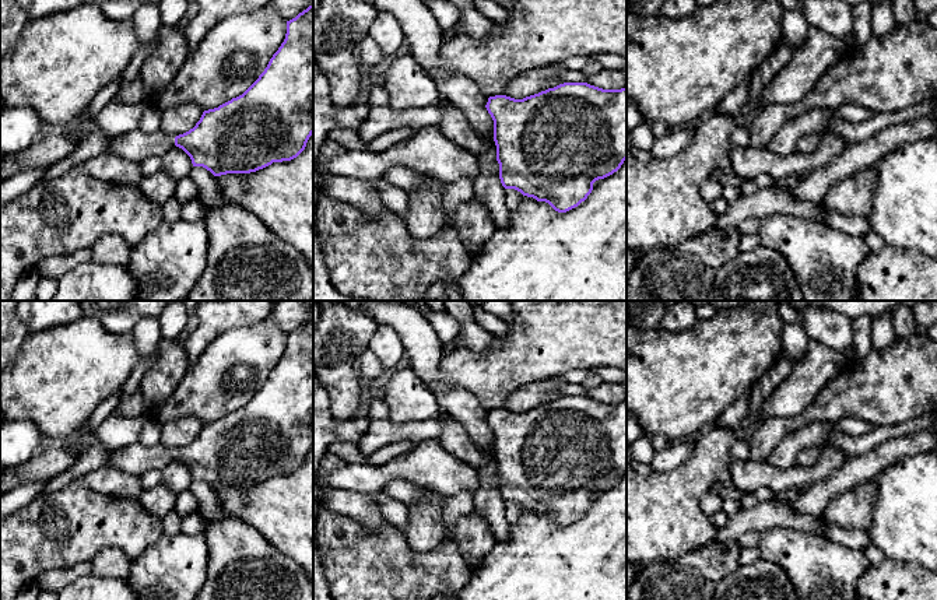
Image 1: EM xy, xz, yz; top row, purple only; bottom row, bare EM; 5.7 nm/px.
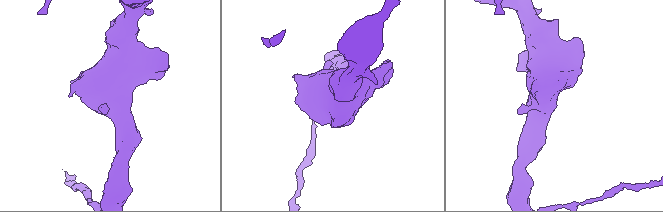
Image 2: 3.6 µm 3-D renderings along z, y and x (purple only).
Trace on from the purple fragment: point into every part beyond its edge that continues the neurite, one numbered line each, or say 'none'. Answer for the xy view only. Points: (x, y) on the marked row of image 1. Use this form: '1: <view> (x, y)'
1: xy (134, 146)

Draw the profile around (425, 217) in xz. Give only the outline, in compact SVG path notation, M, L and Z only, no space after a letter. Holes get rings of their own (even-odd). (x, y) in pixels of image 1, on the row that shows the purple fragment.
M418 171L414 172L421 178L421 183L408 193L404 224L413 238L427 239L445 227L442 210L442 186L445 183Z

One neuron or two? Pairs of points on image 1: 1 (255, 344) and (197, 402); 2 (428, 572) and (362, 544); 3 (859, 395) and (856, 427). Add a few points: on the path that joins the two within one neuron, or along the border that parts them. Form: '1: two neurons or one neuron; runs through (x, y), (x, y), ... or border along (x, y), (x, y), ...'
1: one neuron; runs through (238, 361), (231, 361), (223, 368), (214, 385)
2: one neuron; runs through (411, 572), (390, 572), (379, 561)
3: two neurons; border along (835, 420), (856, 417), (877, 427)

